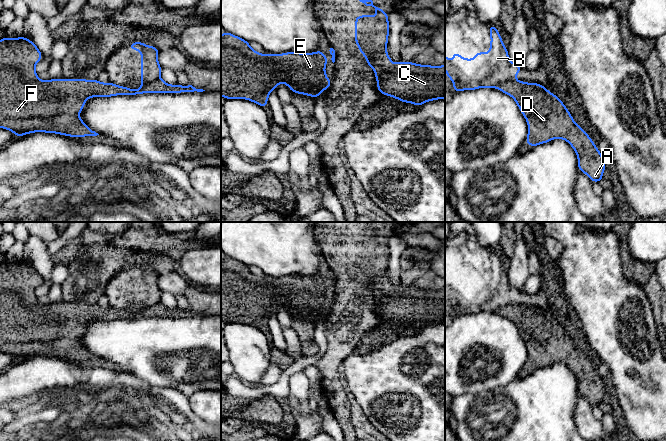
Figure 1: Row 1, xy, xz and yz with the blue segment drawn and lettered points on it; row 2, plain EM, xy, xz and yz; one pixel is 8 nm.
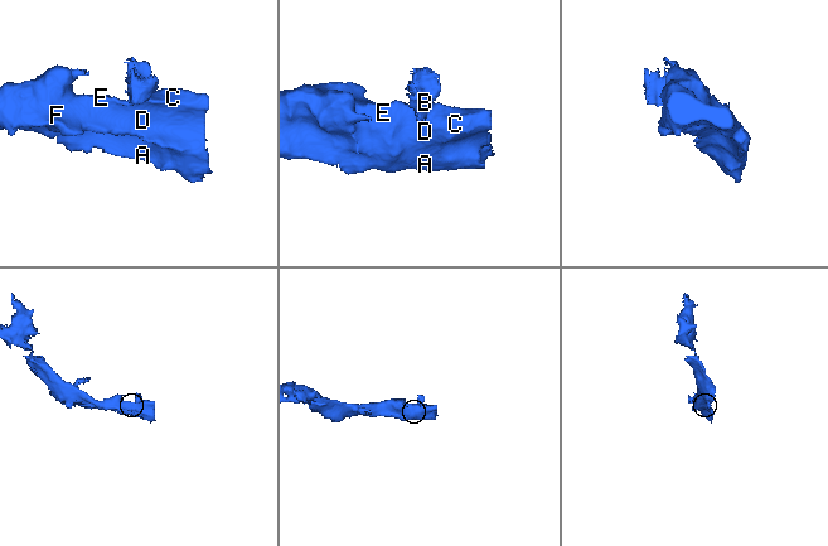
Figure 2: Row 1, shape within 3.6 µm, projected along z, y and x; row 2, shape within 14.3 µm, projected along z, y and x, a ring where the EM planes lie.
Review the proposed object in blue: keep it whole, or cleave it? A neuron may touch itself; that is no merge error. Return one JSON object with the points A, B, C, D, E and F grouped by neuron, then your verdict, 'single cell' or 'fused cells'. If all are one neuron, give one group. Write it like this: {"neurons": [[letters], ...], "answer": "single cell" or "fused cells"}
{"neurons": [["A", "C", "D", "E", "F"], ["B"]], "answer": "fused cells"}

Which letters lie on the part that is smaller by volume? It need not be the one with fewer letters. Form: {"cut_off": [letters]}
{"cut_off": ["B"]}

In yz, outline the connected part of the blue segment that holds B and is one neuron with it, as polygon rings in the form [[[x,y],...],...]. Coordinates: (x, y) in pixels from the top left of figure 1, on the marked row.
[[[496,25],[489,27],[489,35],[491,36],[491,42],[490,51],[487,54],[482,51],[476,52],[475,57],[470,60],[468,58],[464,59],[457,51],[454,51],[452,64],[448,56],[445,56],[446,76],[453,83],[453,92],[476,90],[478,88],[497,88],[502,82],[515,80],[522,69],[522,65],[514,64],[509,59],[508,50],[503,44]]]

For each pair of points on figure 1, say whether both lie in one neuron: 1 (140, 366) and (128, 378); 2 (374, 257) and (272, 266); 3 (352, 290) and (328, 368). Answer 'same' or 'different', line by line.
1: different
2: different
3: same

